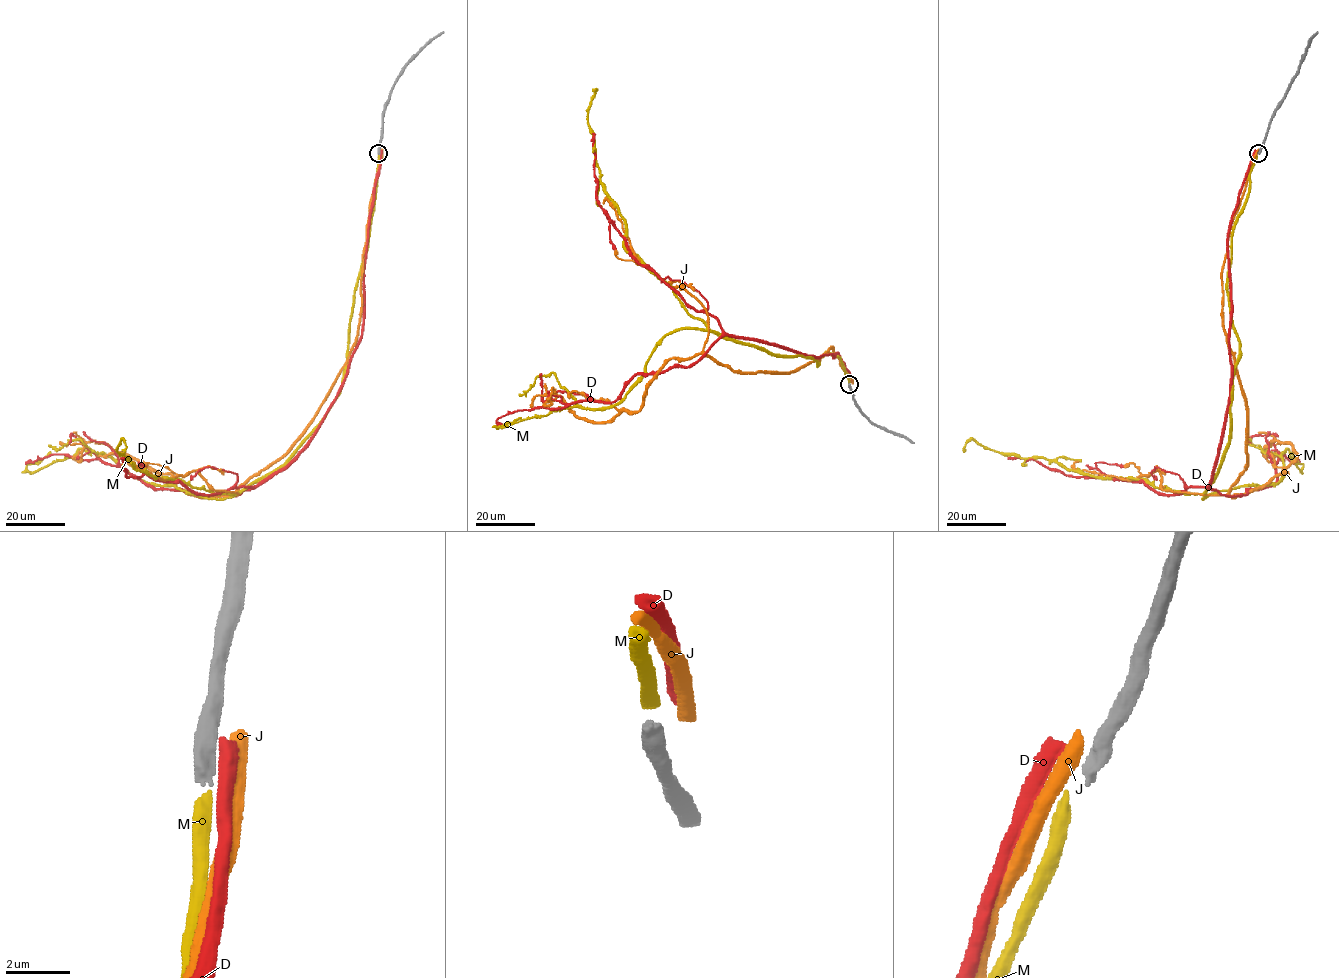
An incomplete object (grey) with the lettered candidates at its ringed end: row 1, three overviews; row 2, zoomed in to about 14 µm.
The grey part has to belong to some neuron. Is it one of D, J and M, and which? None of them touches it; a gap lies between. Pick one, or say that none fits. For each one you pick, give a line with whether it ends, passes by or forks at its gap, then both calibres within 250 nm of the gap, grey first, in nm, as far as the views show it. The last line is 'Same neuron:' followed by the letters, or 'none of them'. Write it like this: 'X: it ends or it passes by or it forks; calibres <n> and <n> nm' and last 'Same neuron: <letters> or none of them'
M: it ends; calibres 480 and 360 nm
Same neuron: M

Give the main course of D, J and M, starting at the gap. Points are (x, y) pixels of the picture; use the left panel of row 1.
D: (380, 152), (361, 340), (312, 439), (284, 467), (240, 494), (218, 495), (156, 489), (100, 459), (31, 461)
J: (381, 152), (355, 344), (303, 435), (215, 497), (189, 494), (171, 475), (105, 444), (89, 441), (80, 459)
M: (379, 154), (342, 388), (284, 464), (209, 499), (133, 478), (108, 456), (80, 449), (27, 469), (50, 451)

